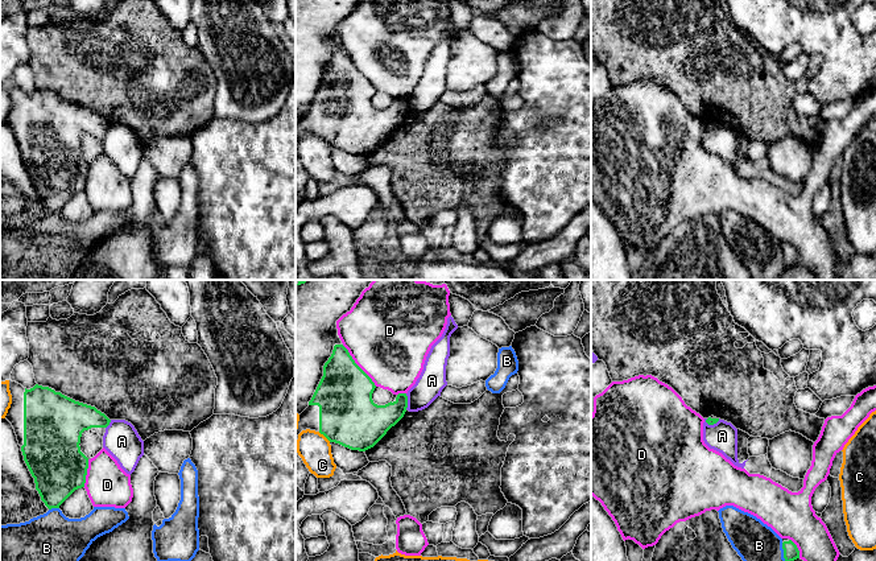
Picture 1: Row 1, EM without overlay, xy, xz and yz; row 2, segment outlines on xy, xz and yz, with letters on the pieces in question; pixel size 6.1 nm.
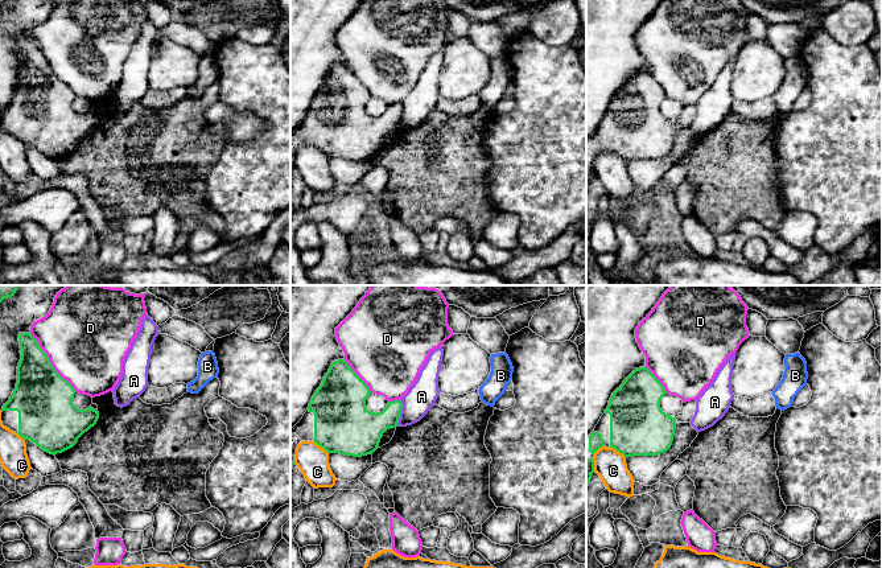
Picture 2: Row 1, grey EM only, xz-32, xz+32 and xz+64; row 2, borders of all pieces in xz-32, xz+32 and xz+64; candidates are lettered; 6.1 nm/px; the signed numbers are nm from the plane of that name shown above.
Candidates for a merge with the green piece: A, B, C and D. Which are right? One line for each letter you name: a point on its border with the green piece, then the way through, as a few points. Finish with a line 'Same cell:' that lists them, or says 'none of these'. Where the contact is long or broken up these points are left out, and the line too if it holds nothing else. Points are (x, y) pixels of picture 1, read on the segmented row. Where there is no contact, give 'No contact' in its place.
Same cell: none of these

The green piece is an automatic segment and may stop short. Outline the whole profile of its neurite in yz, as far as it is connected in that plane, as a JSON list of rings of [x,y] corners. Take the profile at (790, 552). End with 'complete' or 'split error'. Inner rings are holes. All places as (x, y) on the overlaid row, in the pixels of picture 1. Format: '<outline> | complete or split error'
[[[792,540],[784,541],[782,549],[784,549],[785,561],[794,561],[794,560],[799,558],[799,550]]] | complete

